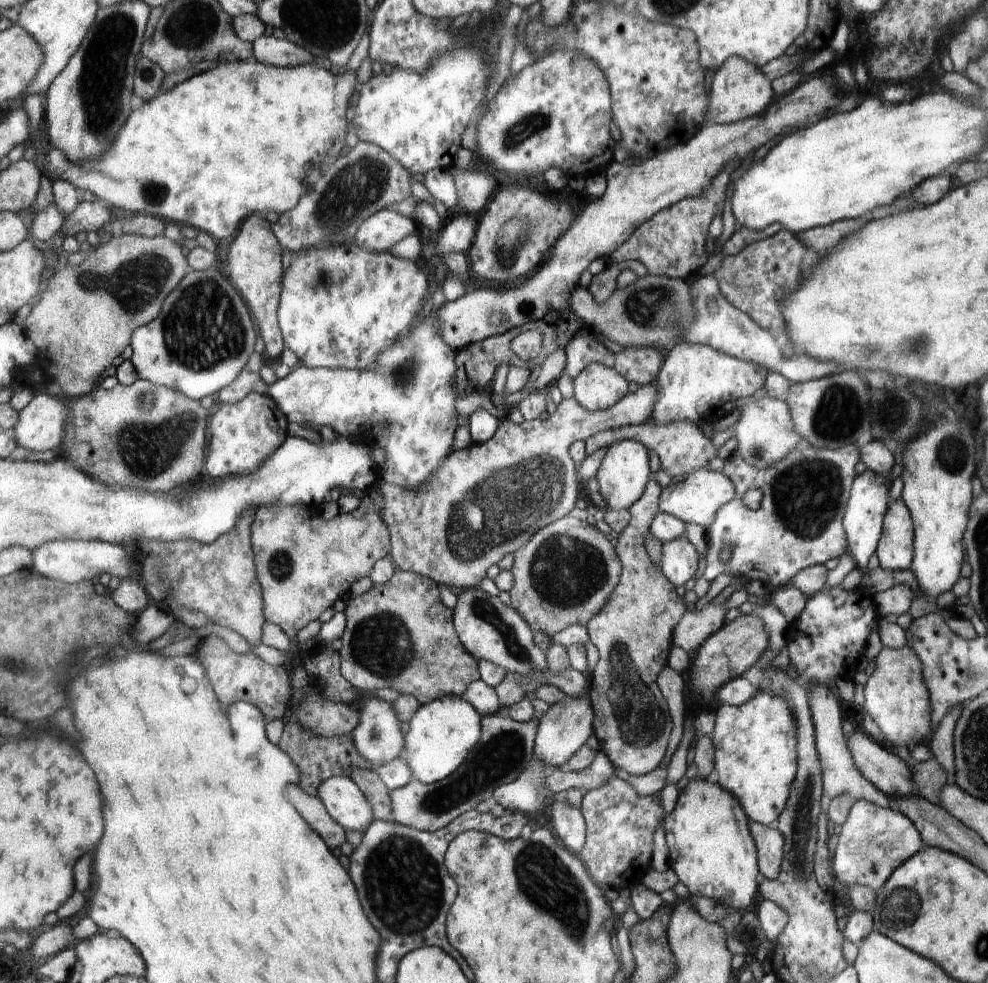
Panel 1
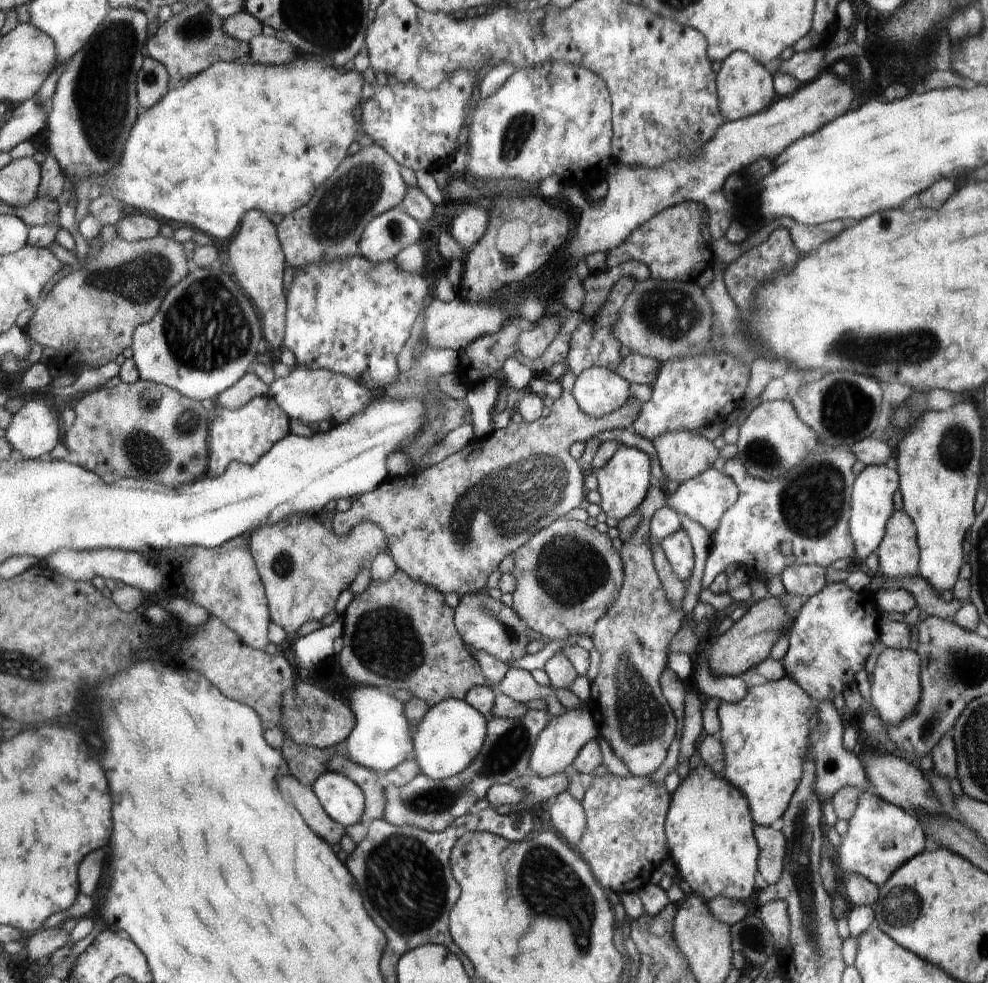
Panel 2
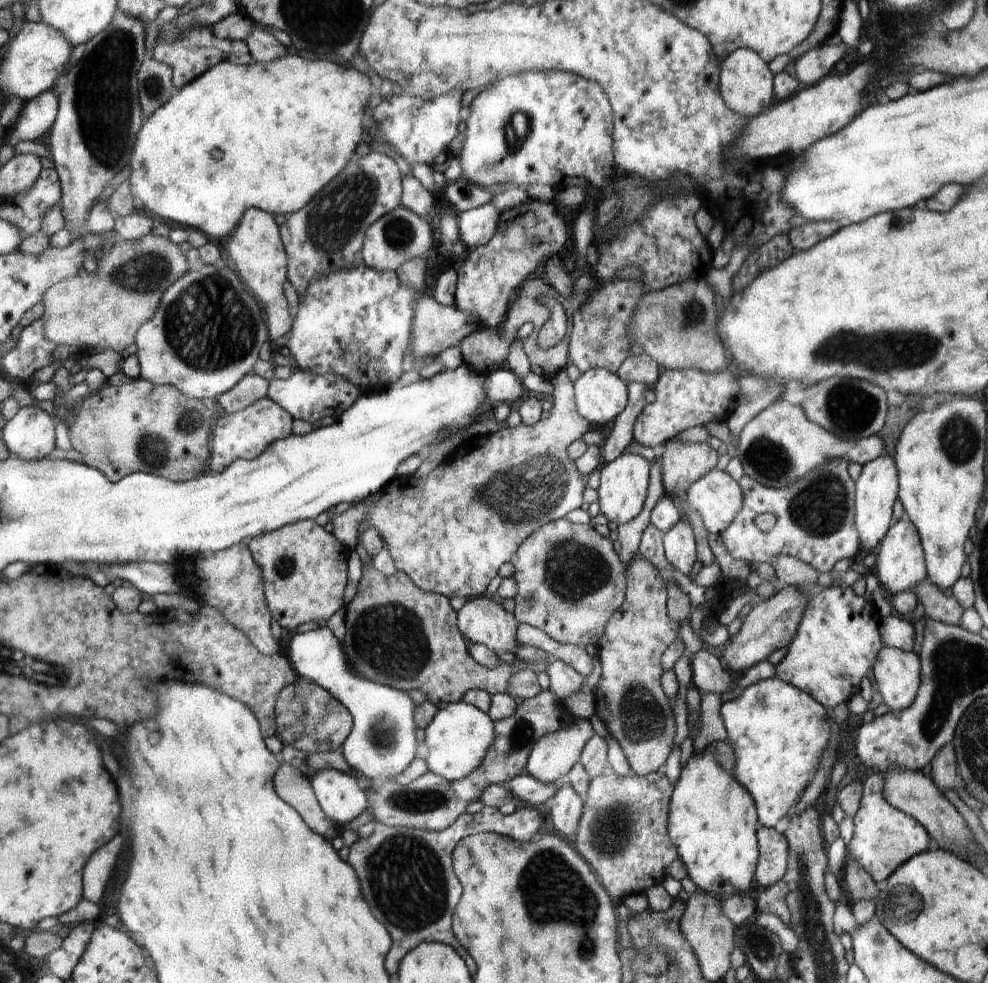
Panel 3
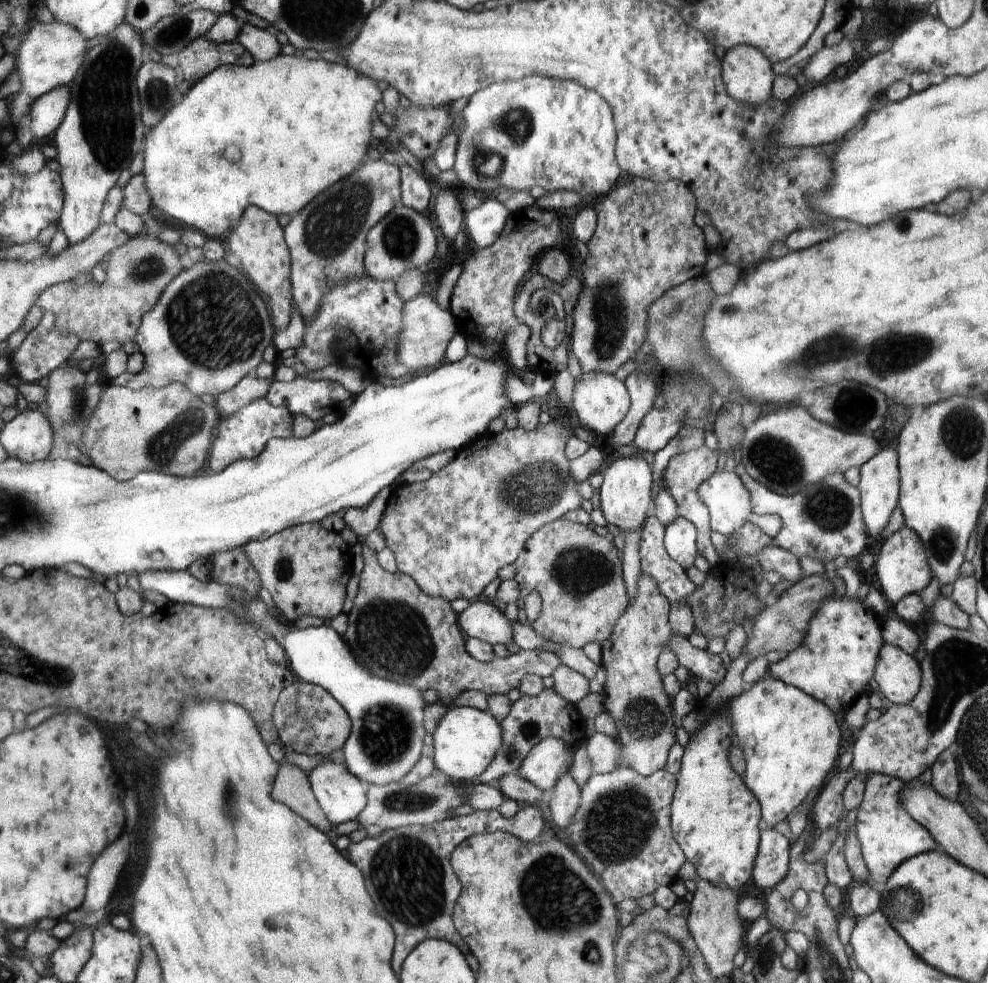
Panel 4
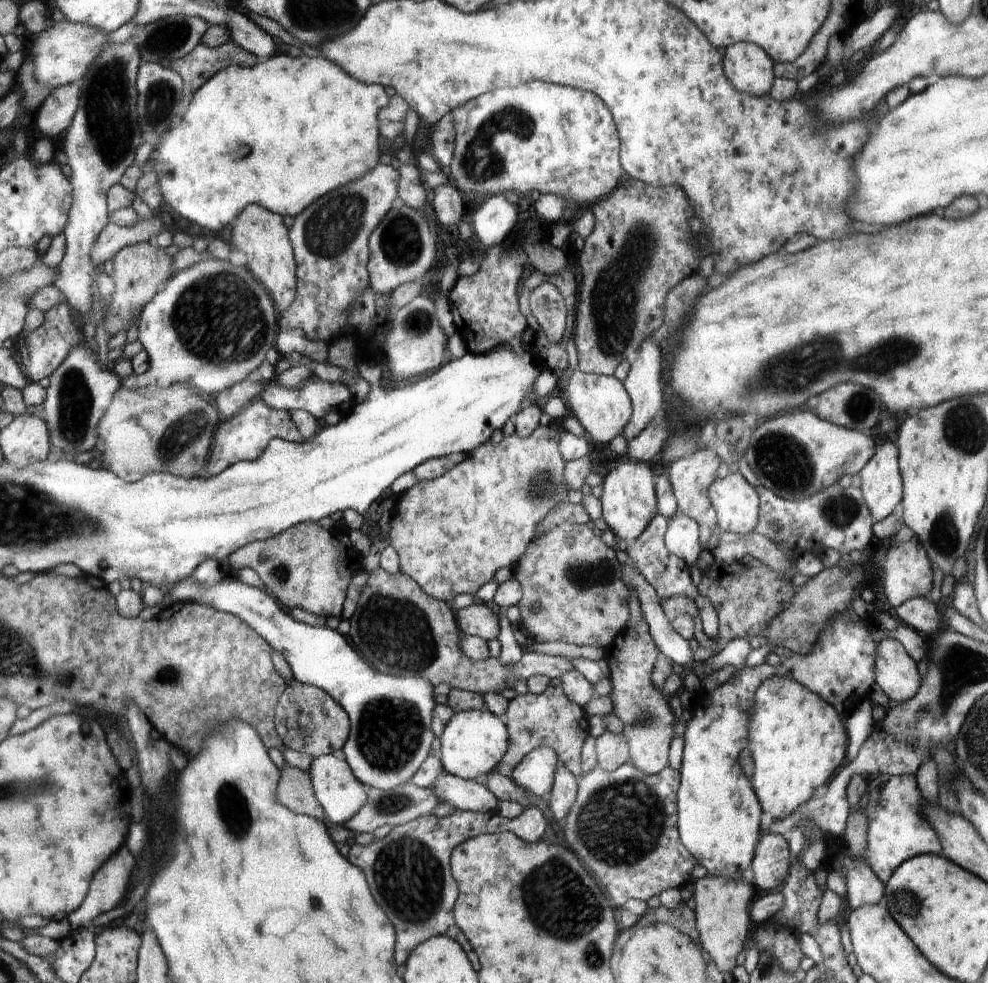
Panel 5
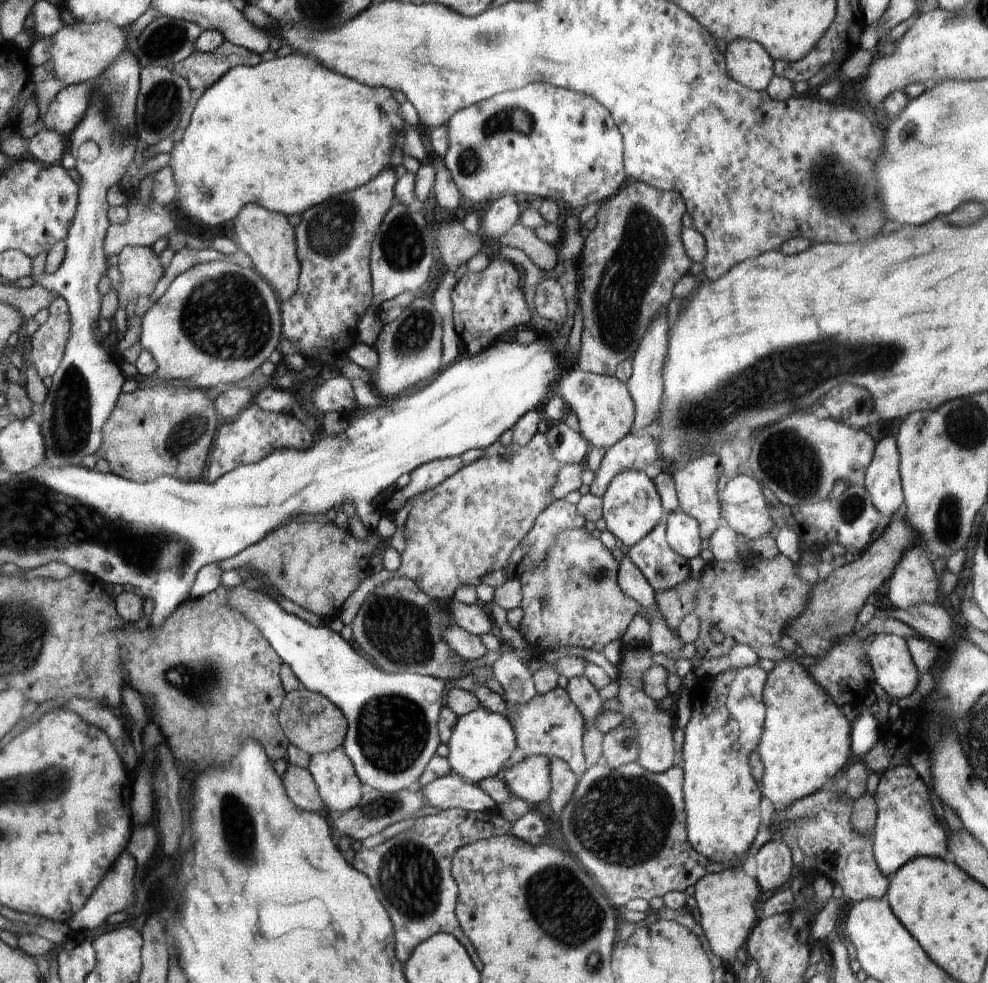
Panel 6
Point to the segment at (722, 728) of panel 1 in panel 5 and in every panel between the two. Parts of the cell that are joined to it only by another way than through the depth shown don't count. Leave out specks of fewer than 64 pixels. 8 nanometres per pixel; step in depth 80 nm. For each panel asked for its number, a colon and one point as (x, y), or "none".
2: (766, 736)
3: (779, 733)
4: (790, 739)
5: (797, 741)

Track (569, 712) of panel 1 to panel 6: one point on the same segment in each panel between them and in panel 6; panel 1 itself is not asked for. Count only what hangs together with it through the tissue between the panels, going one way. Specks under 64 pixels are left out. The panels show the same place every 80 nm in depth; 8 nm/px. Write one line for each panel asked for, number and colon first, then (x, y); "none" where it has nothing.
2: (557, 746)
3: (553, 758)
4: (551, 758)
5: (535, 772)
6: (528, 779)

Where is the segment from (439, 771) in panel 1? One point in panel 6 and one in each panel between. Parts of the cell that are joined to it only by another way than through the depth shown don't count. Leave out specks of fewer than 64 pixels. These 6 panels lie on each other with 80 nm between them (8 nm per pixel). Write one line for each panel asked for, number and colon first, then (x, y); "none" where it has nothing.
2: (452, 732)
3: (458, 739)
4: (466, 741)
5: (473, 744)
6: (482, 741)

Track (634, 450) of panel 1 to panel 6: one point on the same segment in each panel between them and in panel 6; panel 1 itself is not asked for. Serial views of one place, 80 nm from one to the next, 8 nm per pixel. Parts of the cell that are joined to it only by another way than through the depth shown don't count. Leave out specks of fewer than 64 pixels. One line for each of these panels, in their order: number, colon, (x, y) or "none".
2: (624, 481)
3: (624, 485)
4: (626, 492)
5: (628, 504)
6: (632, 507)

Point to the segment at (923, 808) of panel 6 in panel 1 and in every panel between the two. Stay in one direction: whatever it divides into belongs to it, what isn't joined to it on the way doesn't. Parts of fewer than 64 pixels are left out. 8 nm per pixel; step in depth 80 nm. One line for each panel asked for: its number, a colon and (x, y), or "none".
1: (874, 841)
2: (882, 837)
3: (884, 837)
4: (888, 835)
5: (898, 831)

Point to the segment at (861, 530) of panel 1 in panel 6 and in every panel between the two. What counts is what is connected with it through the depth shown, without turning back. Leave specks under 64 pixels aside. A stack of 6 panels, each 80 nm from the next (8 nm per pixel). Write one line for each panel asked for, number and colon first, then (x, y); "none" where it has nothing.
2: (872, 495)
3: (877, 485)
4: (879, 485)
5: (881, 484)
6: (882, 481)

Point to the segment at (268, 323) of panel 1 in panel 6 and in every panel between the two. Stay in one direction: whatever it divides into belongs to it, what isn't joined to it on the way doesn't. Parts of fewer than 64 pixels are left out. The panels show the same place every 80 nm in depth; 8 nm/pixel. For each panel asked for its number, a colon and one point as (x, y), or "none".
2: (258, 262)
3: (255, 246)
4: (257, 238)
5: (260, 234)
6: (266, 236)

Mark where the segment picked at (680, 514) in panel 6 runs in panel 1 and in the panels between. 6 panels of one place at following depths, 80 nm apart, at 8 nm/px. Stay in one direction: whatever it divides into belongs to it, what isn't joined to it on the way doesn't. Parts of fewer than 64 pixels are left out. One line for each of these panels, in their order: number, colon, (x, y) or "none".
1: (679, 561)
2: (677, 548)
3: (679, 543)
4: (679, 540)
5: (682, 537)

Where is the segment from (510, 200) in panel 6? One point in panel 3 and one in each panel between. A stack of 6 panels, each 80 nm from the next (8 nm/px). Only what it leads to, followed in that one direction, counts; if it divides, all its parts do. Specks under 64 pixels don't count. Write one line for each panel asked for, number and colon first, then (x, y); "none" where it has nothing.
3: (477, 226)
4: (483, 224)
5: (493, 222)

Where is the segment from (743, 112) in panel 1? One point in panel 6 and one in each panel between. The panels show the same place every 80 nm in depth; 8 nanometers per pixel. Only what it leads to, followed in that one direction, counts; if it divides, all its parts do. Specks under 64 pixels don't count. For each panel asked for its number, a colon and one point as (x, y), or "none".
2: (744, 87)
3: (746, 81)
4: (748, 76)
5: (748, 66)
6: (749, 63)

